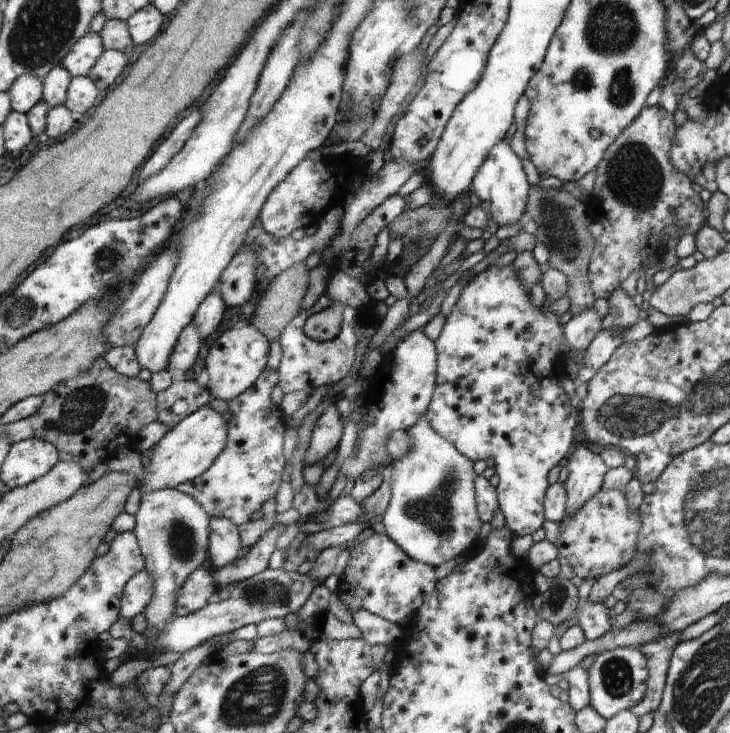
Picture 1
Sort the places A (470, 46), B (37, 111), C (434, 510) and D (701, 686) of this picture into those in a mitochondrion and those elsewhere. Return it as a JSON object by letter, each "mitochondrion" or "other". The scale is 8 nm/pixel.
{"A":"mitochondrion","B":"other","C":"mitochondrion","D":"mitochondrion"}

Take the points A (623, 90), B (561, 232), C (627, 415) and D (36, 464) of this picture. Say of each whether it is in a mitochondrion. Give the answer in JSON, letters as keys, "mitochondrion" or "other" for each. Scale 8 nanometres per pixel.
{"A":"mitochondrion","B":"mitochondrion","C":"mitochondrion","D":"other"}

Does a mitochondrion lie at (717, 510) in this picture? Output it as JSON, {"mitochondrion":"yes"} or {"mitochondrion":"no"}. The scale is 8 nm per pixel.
{"mitochondrion":"yes"}

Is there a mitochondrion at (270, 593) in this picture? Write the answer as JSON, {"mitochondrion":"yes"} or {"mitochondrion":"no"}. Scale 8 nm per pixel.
{"mitochondrion":"yes"}

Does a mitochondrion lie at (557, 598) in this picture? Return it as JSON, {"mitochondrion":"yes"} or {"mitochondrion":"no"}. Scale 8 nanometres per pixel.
{"mitochondrion":"yes"}

